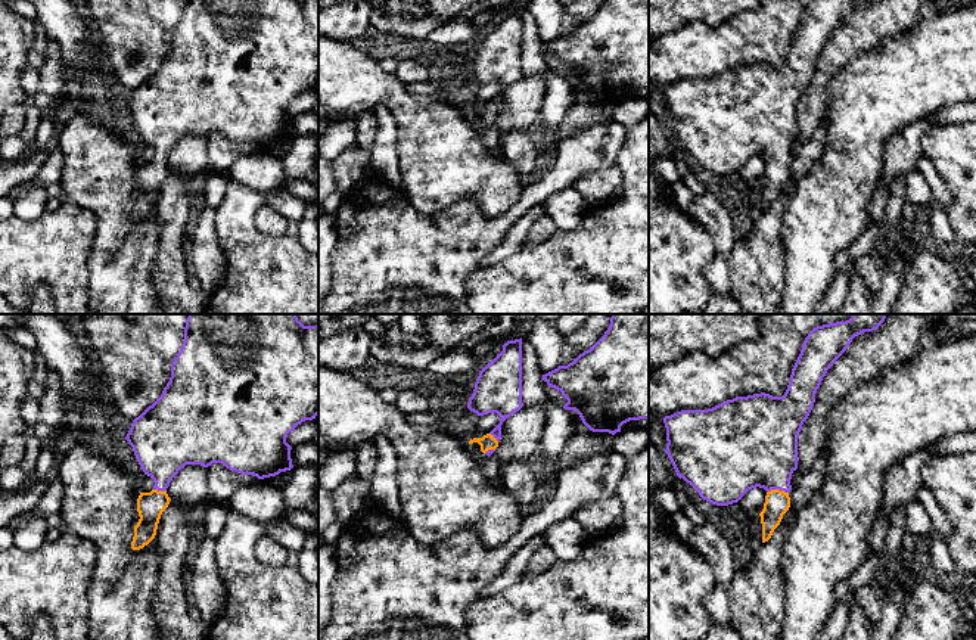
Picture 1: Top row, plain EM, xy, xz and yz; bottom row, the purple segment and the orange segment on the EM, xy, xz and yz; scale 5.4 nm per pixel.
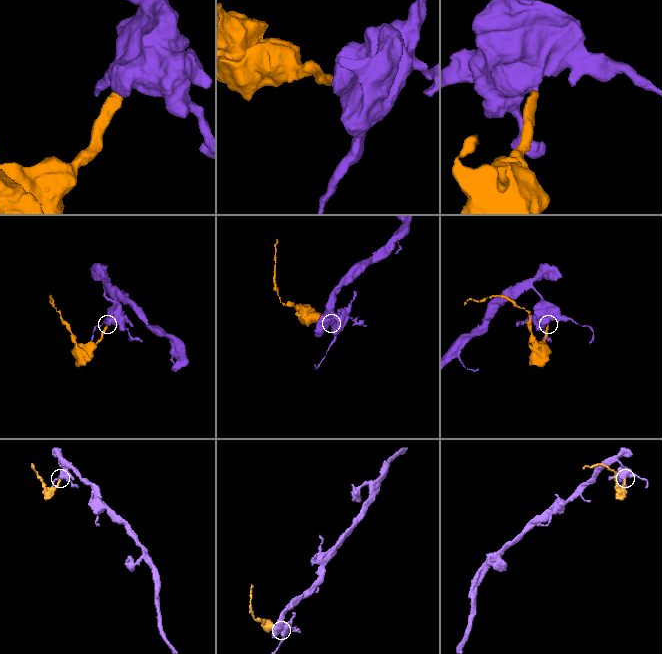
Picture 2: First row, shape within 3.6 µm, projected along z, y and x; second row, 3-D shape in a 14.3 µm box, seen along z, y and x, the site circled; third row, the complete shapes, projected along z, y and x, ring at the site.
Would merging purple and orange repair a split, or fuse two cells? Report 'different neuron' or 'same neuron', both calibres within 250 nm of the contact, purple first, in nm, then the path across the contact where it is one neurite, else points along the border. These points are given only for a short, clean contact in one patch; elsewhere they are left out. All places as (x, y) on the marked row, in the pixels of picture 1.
same neuron; 440 nm thick on the purple side, 140 nm on the other; runs through yz (758, 447), (768, 462), (777, 488), (777, 503)

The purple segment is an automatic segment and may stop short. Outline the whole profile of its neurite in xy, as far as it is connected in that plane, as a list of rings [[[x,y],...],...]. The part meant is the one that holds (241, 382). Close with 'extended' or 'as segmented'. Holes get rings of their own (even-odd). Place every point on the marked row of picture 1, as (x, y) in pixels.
[[[189,314],[184,327],[183,345],[171,363],[171,378],[164,388],[161,397],[149,406],[139,417],[131,423],[131,428],[125,436],[133,447],[134,456],[142,466],[144,475],[150,476],[155,482],[150,493],[140,493],[137,498],[139,522],[134,526],[134,537],[131,541],[133,550],[140,550],[147,546],[156,535],[158,524],[162,512],[168,507],[171,498],[167,494],[167,488],[172,478],[186,465],[201,465],[203,467],[212,463],[223,463],[227,469],[242,475],[254,475],[258,479],[276,476],[280,472],[290,470],[293,467],[290,459],[292,447],[286,442],[287,434],[305,420],[313,420],[318,414],[318,326],[304,326],[296,314]]]; extended

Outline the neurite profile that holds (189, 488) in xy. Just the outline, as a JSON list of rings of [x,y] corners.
[[[186,465],[170,482],[168,497],[184,510],[206,507],[205,501],[209,495],[206,472],[208,467],[201,465]]]

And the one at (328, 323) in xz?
[[[318,314],[318,339],[345,329],[364,327],[373,314]]]

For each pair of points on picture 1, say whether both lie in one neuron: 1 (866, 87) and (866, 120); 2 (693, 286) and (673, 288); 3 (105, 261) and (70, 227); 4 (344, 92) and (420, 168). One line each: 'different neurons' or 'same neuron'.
1: same neuron
2: same neuron
3: different neurons
4: same neuron

